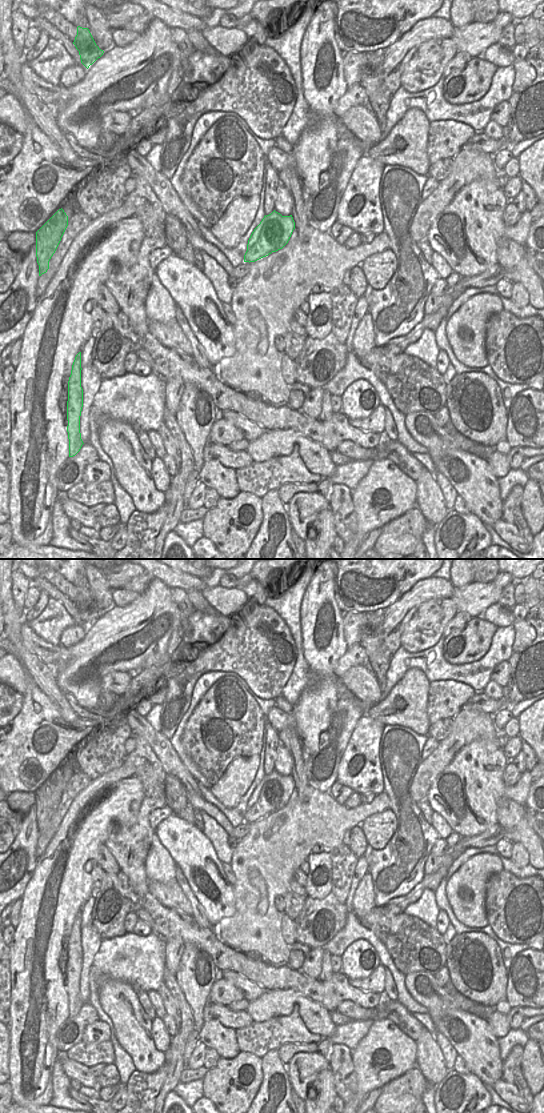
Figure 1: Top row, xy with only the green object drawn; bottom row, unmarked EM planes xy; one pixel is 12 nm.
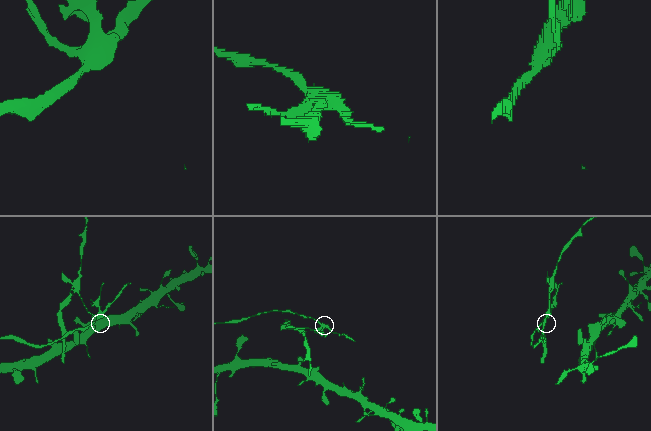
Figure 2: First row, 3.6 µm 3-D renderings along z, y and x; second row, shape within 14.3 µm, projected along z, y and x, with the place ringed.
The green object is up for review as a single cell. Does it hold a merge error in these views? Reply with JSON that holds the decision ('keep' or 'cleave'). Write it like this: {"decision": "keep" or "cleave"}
{"decision": "cleave"}

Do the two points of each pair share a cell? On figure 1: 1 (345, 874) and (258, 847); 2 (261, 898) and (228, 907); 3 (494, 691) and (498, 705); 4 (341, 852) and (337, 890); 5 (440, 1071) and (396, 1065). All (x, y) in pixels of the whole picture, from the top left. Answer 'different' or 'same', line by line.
1: different
2: different
3: different
4: same
5: different

